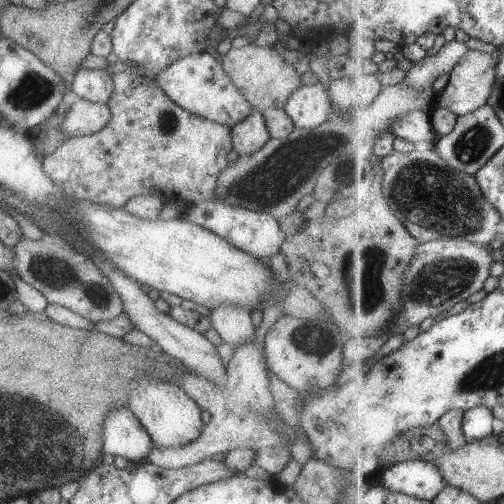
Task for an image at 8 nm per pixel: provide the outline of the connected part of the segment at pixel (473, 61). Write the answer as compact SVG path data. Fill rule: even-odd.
M477 50L467 52L459 65L450 73L450 81L437 94L434 108L451 108L451 112L455 112L458 117L482 108L491 96L491 90L493 90L493 84L495 84L495 78L497 78L495 66L498 63L499 60L493 56L493 53L483 54L483 52L477 52Z

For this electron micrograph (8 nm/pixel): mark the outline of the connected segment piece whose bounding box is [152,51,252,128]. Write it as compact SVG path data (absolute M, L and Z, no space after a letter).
M204 51L171 62L152 80L161 88L161 92L182 110L229 128L251 114L251 104L235 89L234 84L231 84L229 76L221 68L220 60Z

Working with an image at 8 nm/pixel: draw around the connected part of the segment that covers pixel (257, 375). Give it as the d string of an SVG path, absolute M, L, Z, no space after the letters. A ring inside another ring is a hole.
M251 336L249 342L233 346L233 355L226 365L227 376L217 383L199 378L189 372L185 372L181 378L177 378L177 385L200 407L208 410L211 418L203 426L197 440L193 440L182 446L169 446L169 448L151 448L145 456L145 461L153 466L163 469L179 469L187 465L195 465L210 459L211 455L231 452L235 448L253 451L261 448L275 446L287 447L285 438L273 428L274 405L269 392L269 374L266 373L266 357L263 356L263 346L256 343L255 336Z

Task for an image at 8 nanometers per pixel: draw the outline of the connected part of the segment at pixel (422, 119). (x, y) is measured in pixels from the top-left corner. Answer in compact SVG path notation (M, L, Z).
M415 110L397 118L391 126L392 137L406 139L417 147L431 147L439 139L433 130L430 112Z

